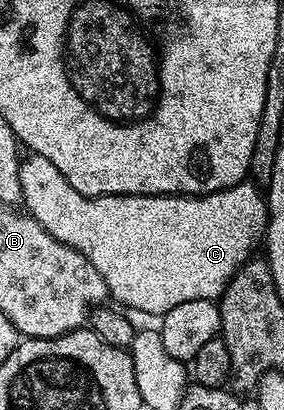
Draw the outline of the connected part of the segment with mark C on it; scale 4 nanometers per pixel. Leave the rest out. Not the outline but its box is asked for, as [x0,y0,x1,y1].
[19,153,268,317]

